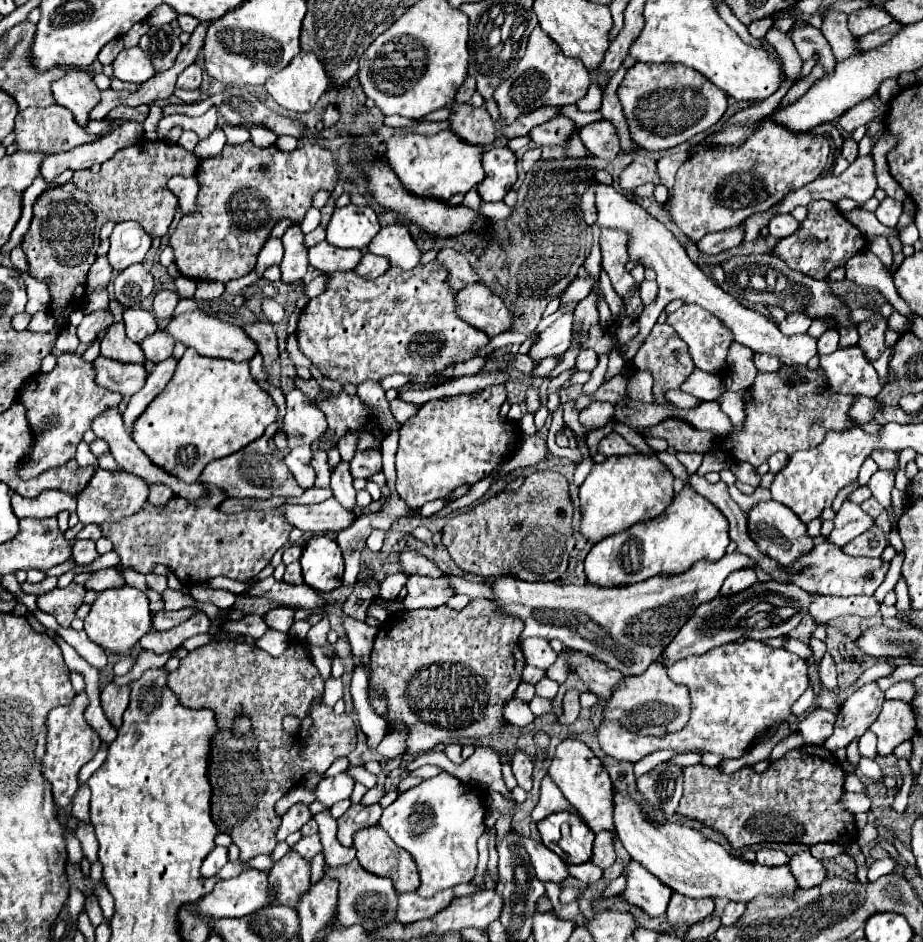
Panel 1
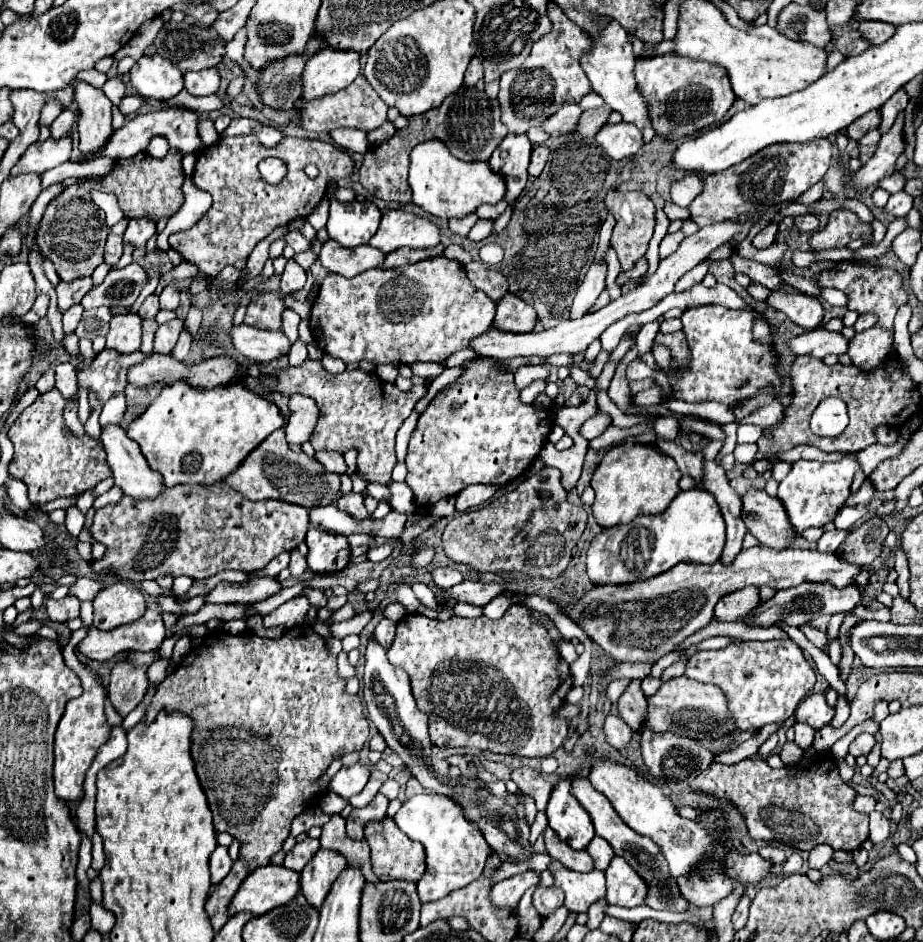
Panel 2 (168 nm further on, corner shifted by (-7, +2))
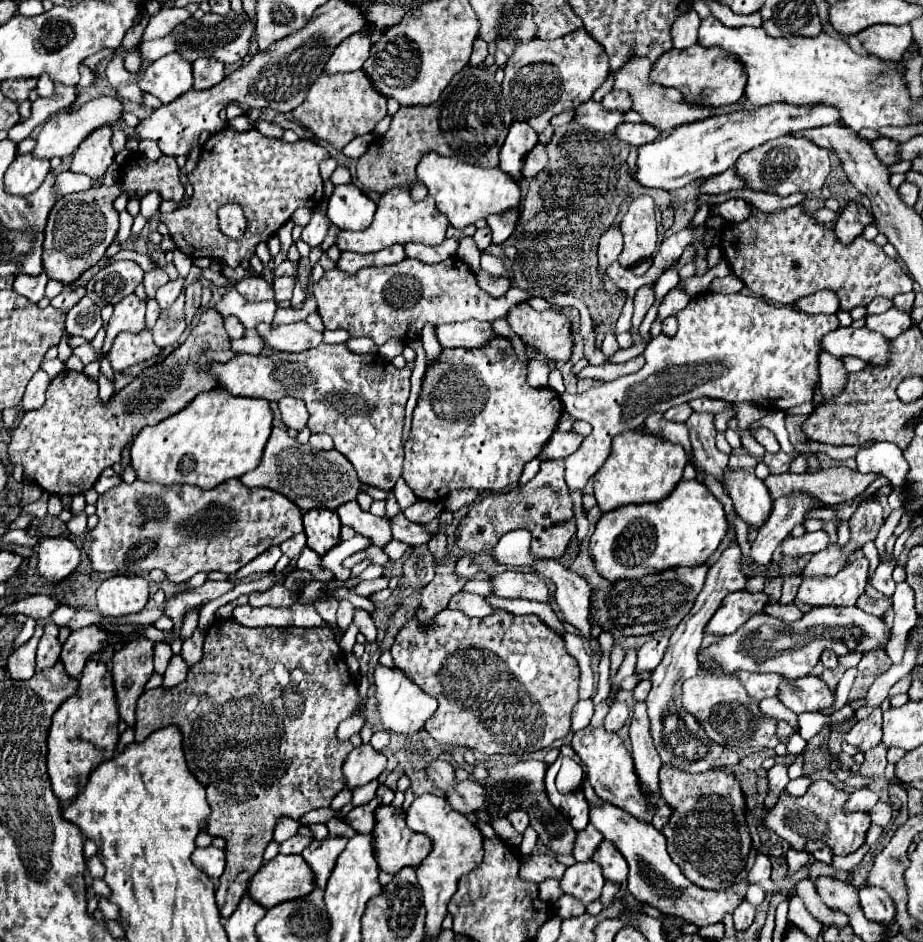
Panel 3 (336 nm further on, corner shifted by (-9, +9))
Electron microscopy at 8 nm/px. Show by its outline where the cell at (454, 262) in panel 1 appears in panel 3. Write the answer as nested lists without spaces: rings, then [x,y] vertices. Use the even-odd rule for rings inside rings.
[[[483,270],[477,272],[477,282],[479,282],[479,286],[481,286],[487,294],[491,294],[491,296],[495,296],[495,298],[503,296],[503,294],[511,288],[511,280],[509,280],[509,278],[493,278],[493,276],[489,276],[489,274],[483,272]]]

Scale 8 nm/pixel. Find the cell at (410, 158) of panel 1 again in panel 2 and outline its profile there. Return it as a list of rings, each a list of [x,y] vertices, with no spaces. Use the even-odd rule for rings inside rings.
[[[437,139],[423,141],[411,151],[411,169],[409,185],[413,189],[413,203],[423,211],[443,217],[443,219],[463,219],[469,213],[475,213],[483,203],[499,203],[505,197],[505,179],[491,171],[489,163],[463,163],[455,159],[443,143]]]

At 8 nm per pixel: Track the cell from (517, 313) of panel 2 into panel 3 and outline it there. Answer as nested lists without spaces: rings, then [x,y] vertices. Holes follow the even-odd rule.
[[[519,302],[505,318],[517,336],[541,348],[551,360],[569,360],[573,346],[571,324],[559,310],[537,312],[527,302]]]

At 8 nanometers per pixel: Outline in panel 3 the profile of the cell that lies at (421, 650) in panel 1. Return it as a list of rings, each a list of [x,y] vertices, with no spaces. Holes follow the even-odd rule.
[[[443,610],[437,616],[433,616],[433,620],[429,620],[429,624],[421,624],[415,616],[411,620],[407,620],[407,624],[399,630],[393,646],[391,646],[391,656],[395,666],[399,666],[401,670],[407,672],[407,676],[429,696],[435,696],[439,700],[439,712],[435,712],[427,722],[425,722],[425,730],[441,744],[445,746],[467,746],[473,748],[477,752],[485,752],[485,754],[529,754],[535,750],[543,750],[547,746],[551,746],[555,740],[565,738],[571,732],[571,712],[573,706],[579,702],[579,664],[577,660],[567,652],[565,648],[565,640],[555,634],[553,630],[549,630],[543,620],[535,614],[529,616],[515,616],[507,610],[495,610],[493,614],[485,616],[485,618],[471,618],[463,612],[457,610]]]

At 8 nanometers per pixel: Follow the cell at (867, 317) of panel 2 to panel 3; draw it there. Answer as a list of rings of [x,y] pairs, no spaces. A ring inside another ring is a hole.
[[[875,298],[875,300],[869,302],[869,306],[867,306],[867,316],[871,316],[871,314],[883,314],[883,312],[889,310],[891,306],[893,306],[891,300],[887,300],[887,298]]]

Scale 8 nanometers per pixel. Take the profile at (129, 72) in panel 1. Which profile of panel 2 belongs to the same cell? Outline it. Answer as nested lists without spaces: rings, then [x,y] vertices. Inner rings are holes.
[[[161,55],[141,57],[129,75],[139,95],[157,103],[169,101],[183,89],[183,73]]]

